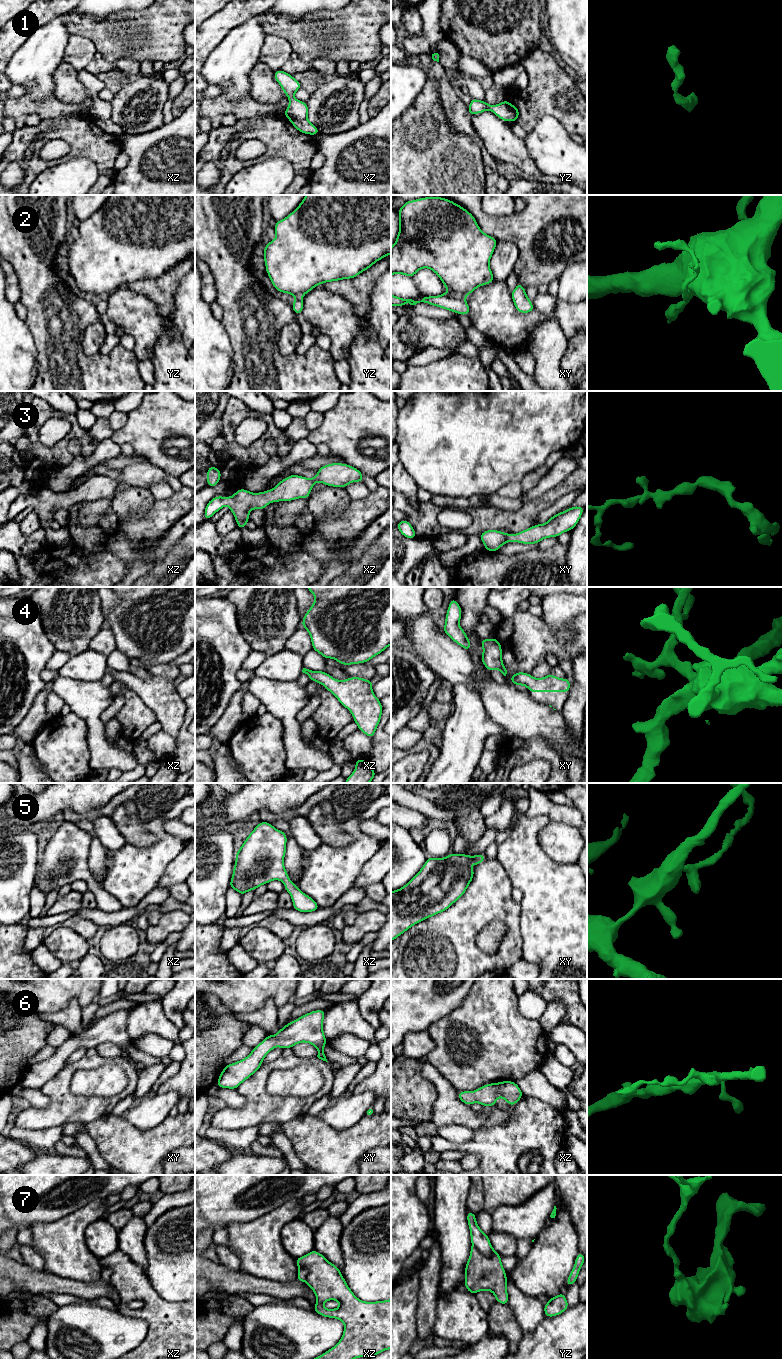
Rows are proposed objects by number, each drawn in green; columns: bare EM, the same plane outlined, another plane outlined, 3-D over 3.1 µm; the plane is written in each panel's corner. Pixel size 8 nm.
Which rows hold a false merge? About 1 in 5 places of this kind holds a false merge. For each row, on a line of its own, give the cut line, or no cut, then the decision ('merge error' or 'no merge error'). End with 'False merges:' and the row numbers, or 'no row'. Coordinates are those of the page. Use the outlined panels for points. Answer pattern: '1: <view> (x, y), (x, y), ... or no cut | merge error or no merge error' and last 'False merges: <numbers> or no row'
1: no cut | no merge error
2: xy (453, 294), (463, 297) | merge error
3: no cut | no merge error
4: no cut | no merge error
5: no cut | no merge error
6: no cut | no merge error
7: yz (473, 1245), (486, 1255), (493, 1251) | merge error
False merges: 2, 7

